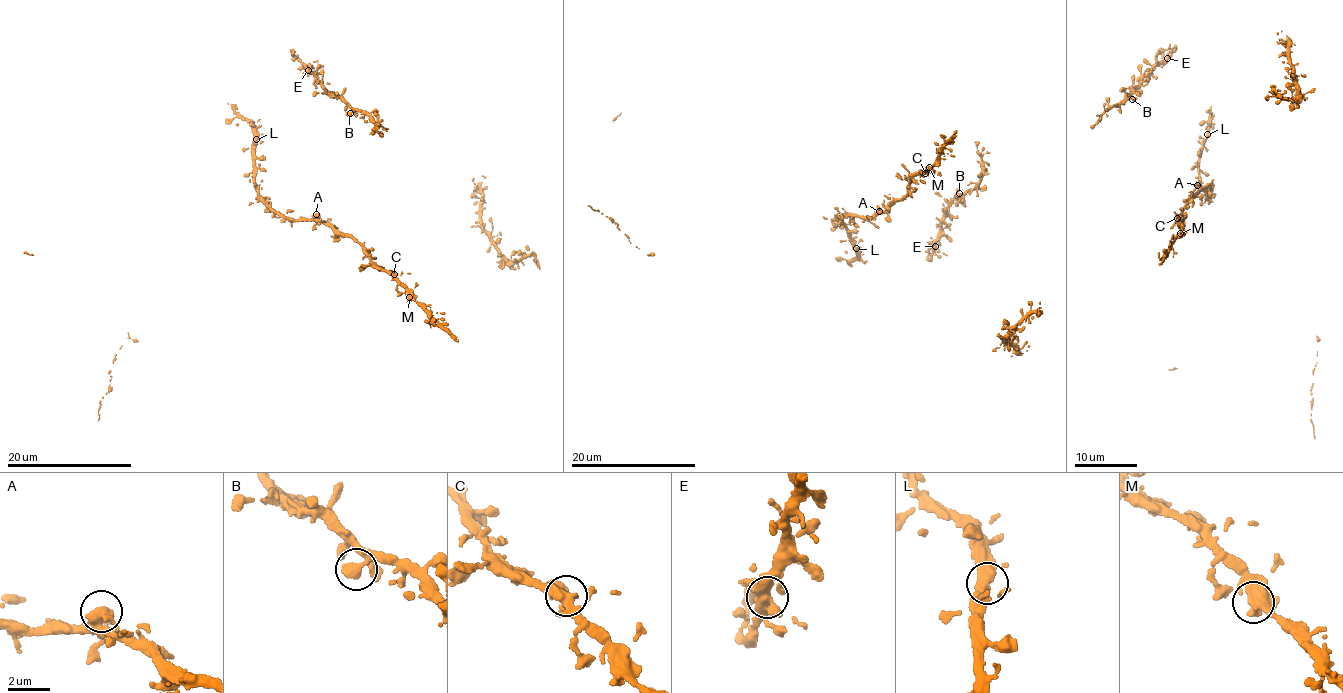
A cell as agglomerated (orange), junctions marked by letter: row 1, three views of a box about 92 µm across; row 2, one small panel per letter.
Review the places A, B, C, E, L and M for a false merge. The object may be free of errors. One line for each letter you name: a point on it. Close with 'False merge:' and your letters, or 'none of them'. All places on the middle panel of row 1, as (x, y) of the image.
False merge: none of them

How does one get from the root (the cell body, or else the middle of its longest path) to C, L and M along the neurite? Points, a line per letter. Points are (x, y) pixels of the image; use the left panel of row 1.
C: (271, 207), (295, 220), (318, 219), (329, 223), (363, 247), (370, 261), (394, 274)
L: (271, 207), (257, 191), (253, 178), (256, 139)
M: (271, 207), (295, 220), (321, 220), (346, 234), (363, 247), (370, 261), (394, 277), (408, 296)

